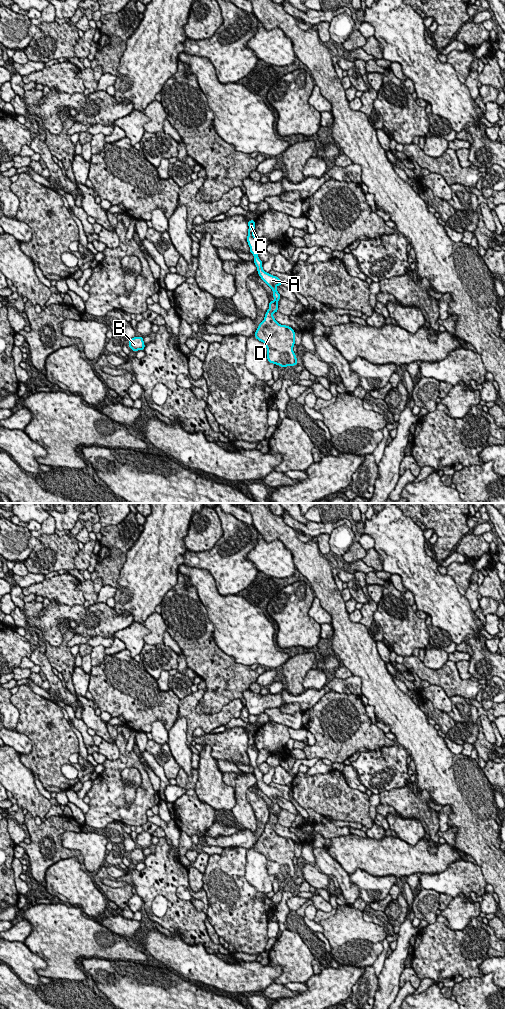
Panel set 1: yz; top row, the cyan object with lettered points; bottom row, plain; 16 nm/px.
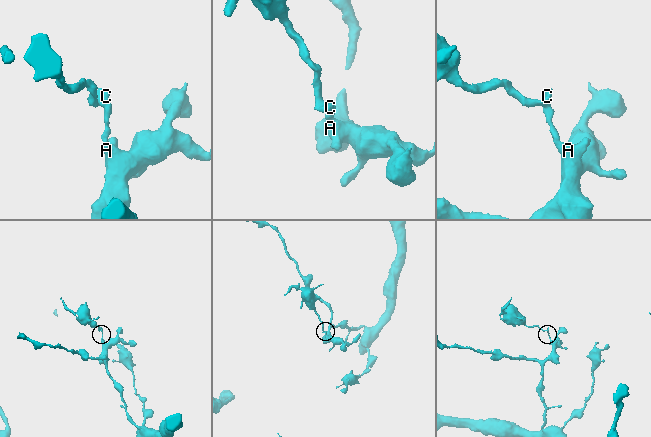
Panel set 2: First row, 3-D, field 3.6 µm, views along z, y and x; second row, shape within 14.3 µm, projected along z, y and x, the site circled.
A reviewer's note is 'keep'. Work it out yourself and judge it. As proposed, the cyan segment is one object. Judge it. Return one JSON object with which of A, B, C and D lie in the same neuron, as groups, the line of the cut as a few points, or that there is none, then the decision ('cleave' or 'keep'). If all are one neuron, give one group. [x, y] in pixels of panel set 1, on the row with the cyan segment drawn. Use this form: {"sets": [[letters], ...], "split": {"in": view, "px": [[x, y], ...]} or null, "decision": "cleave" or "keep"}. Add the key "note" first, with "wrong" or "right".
{"note": "wrong", "sets": [["A", "B", "D"], ["C"]], "split": {"in": "yz", "px": [[248, 233], [253, 235]]}, "decision": "cleave"}

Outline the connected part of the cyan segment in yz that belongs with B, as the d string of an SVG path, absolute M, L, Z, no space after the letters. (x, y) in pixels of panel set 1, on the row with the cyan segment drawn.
M135 336L128 342L129 347L132 351L144 350L145 344L142 337Z

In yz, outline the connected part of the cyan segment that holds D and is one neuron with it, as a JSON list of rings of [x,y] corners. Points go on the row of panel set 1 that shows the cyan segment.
[[[248,234],[247,243],[250,247],[250,253],[254,256],[253,262],[257,267],[257,272],[261,279],[272,289],[274,297],[273,301],[269,301],[269,309],[264,320],[254,333],[255,338],[265,344],[269,363],[279,365],[282,368],[295,366],[298,363],[293,351],[295,331],[290,326],[279,324],[273,317],[273,314],[278,311],[278,301],[281,297],[276,287],[283,285],[283,282],[278,277],[263,270],[263,262],[259,259],[256,251],[258,239],[253,234]]]

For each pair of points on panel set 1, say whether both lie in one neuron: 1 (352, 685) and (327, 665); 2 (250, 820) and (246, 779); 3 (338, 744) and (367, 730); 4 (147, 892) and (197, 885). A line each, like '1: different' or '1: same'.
1: different
2: same
3: same
4: different

